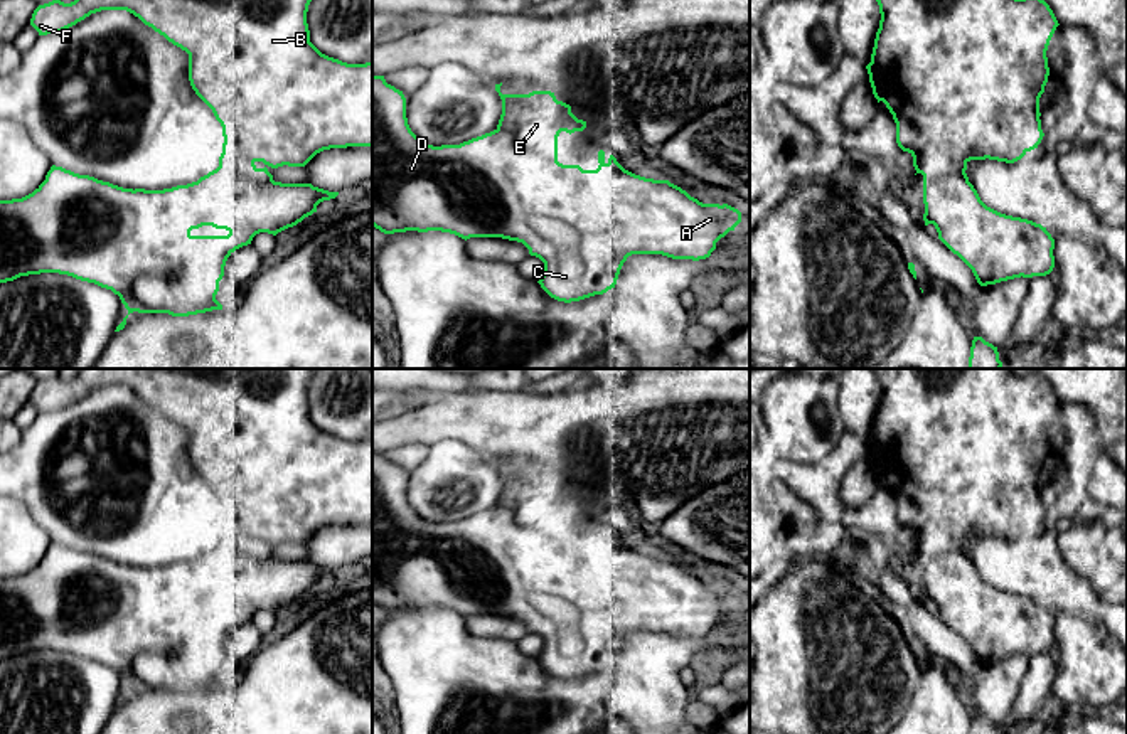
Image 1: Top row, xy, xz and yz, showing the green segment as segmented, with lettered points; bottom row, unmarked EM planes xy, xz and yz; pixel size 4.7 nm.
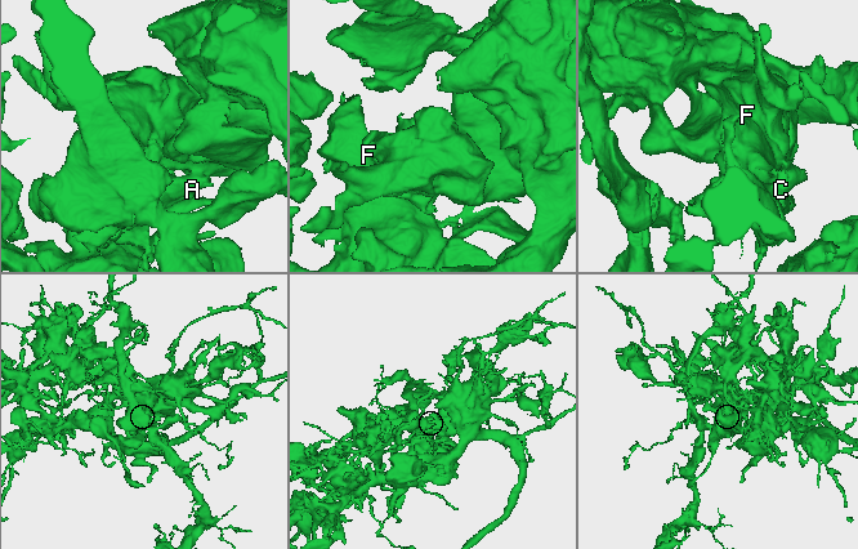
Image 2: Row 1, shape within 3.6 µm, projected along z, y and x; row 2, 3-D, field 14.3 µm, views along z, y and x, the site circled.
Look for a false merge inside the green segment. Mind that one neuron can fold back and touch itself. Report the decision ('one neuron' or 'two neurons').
two neurons

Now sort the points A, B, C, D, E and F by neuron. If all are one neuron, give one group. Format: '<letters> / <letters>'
A C D / B E F

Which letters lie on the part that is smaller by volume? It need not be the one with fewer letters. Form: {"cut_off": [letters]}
{"cut_off": ["A", "C", "D"]}

